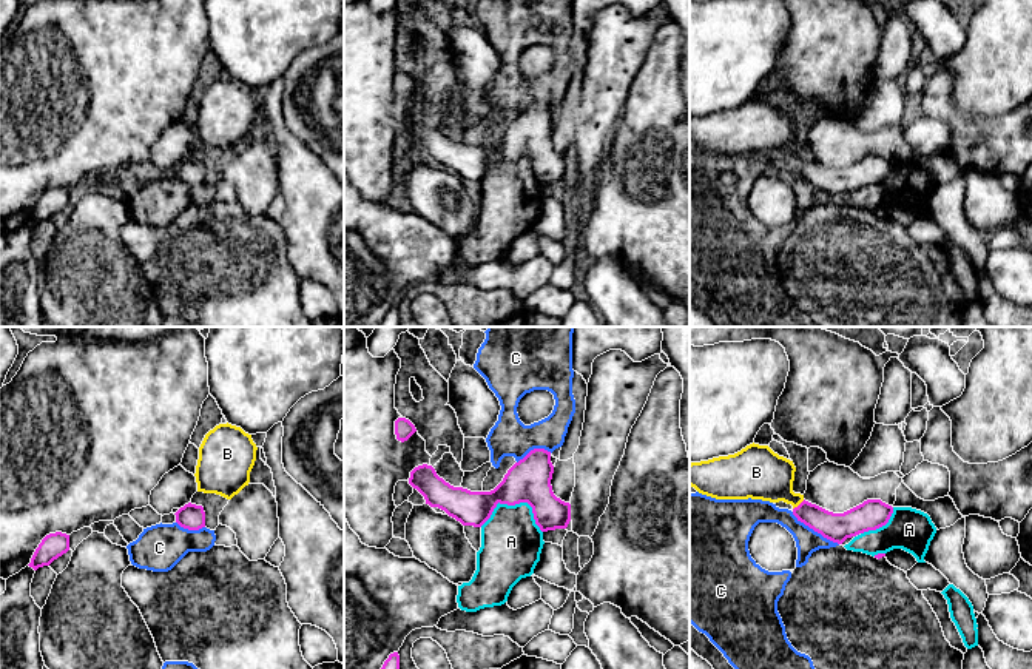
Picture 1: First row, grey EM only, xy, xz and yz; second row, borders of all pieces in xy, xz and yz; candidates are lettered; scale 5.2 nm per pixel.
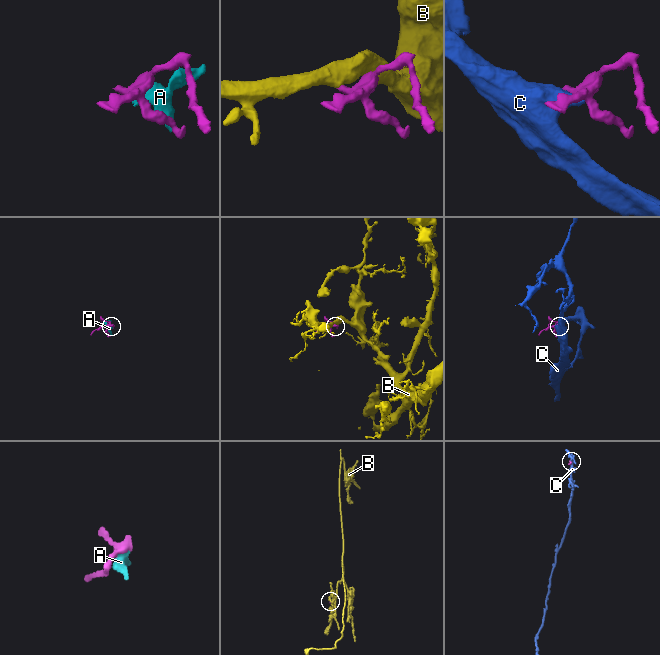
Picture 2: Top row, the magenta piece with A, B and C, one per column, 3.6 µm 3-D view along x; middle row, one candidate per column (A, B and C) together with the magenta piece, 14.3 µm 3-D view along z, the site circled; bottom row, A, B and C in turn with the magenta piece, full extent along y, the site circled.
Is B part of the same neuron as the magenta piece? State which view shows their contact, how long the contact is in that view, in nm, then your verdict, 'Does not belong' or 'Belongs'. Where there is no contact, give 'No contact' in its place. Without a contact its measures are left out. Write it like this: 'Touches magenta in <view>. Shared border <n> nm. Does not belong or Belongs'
Touches magenta in yz. Shared border 80 nm. Belongs

